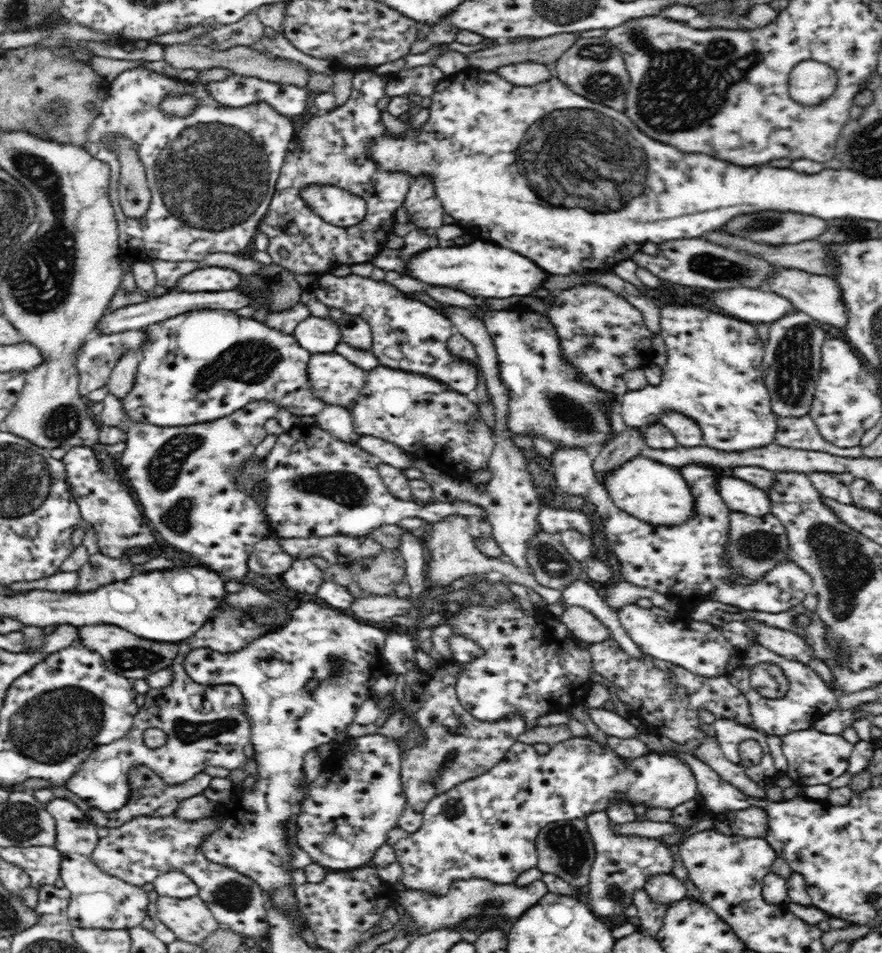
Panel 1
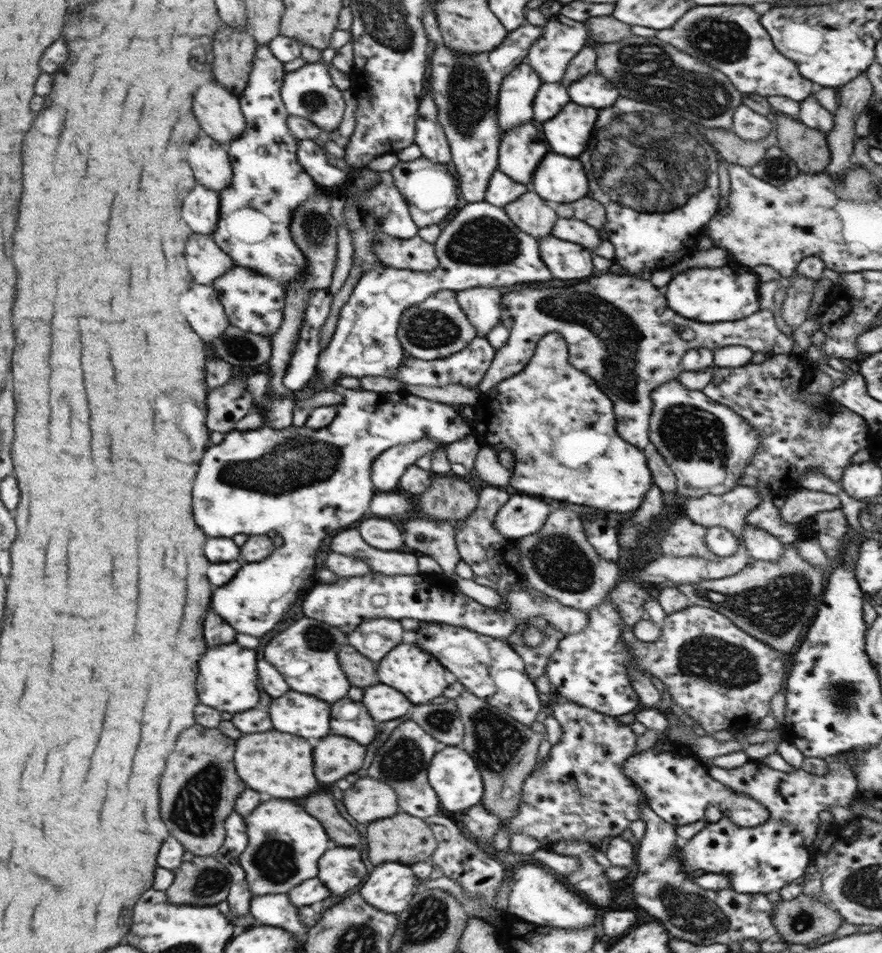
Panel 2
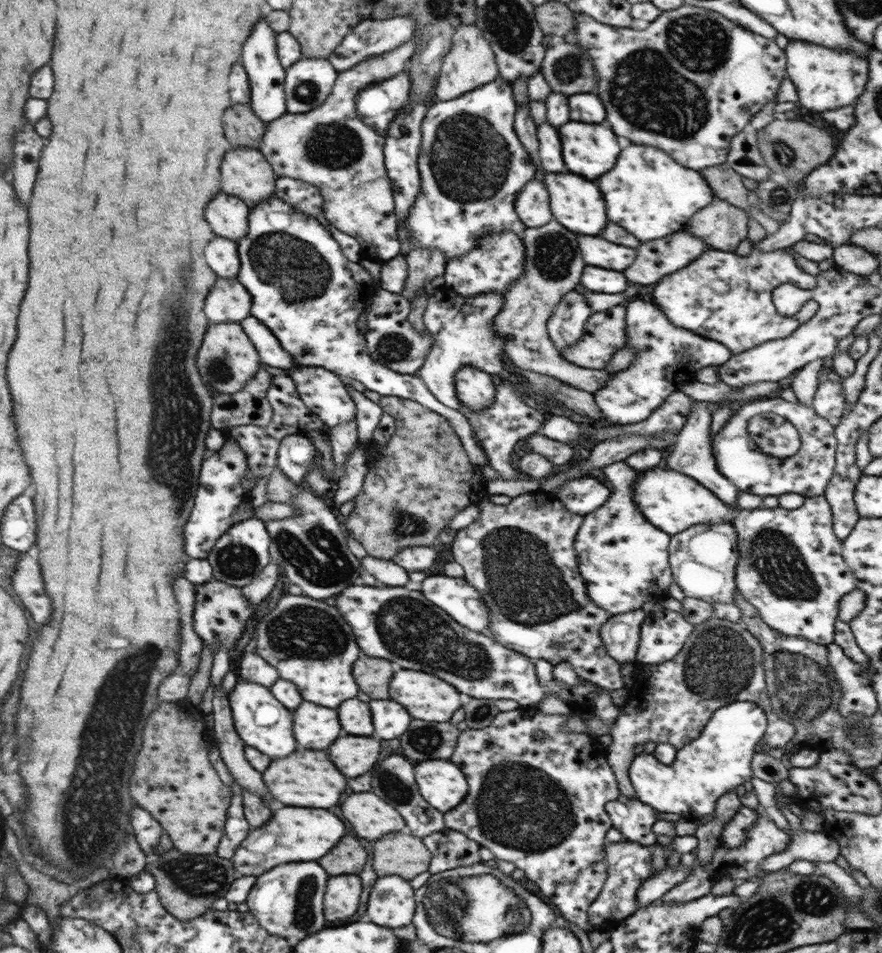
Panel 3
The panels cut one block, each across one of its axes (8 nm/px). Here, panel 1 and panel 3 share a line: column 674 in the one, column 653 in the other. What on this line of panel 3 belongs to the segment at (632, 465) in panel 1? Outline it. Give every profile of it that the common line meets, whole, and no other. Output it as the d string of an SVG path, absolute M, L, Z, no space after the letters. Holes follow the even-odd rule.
M659 466L639 474L633 486L633 500L645 520L669 536L676 535L696 524L720 524L720 522L732 524L732 518L737 513L733 507L721 503L721 500L717 500L707 488L690 476L671 472Z

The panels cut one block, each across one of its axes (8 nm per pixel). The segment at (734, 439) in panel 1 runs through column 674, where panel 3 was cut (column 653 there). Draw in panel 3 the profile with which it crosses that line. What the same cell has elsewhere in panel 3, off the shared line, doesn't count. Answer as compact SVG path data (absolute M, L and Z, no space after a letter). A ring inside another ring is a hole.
M641 300L630 301L625 307L624 321L624 347L635 351L633 362L629 368L613 374L603 388L592 393L601 417L611 425L641 423L670 393L692 380L697 370L707 366L719 367L732 356L723 344L671 324L661 309Z

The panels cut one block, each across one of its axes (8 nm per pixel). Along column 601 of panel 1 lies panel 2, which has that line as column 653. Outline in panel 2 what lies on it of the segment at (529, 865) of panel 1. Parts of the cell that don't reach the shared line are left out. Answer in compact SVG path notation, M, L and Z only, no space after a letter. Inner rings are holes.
M656 741L650 748L629 755L621 768L623 776L627 776L645 796L645 805L675 828L703 820L705 808L709 805L717 807L721 814L727 815L729 821L739 827L757 826L769 817L769 812L753 798L741 792L733 792L713 780L700 765L692 749L681 742Z

